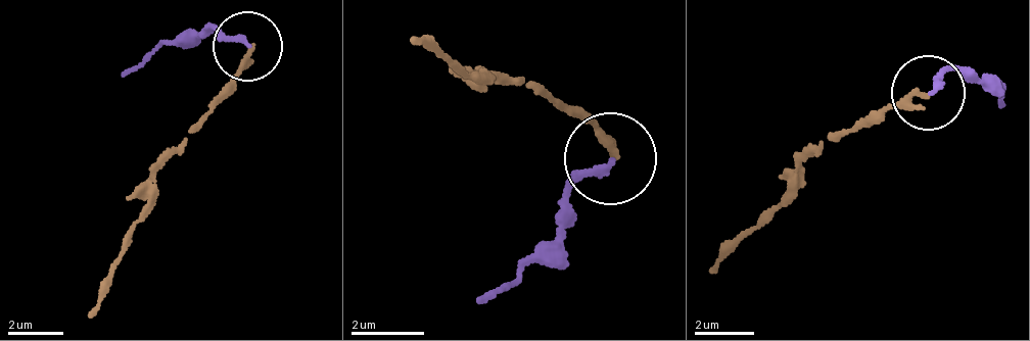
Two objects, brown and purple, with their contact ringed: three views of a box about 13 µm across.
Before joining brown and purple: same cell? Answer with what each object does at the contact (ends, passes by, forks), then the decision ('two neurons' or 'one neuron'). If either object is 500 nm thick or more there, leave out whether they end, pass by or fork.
brown passes by | purple ends | two neurons

